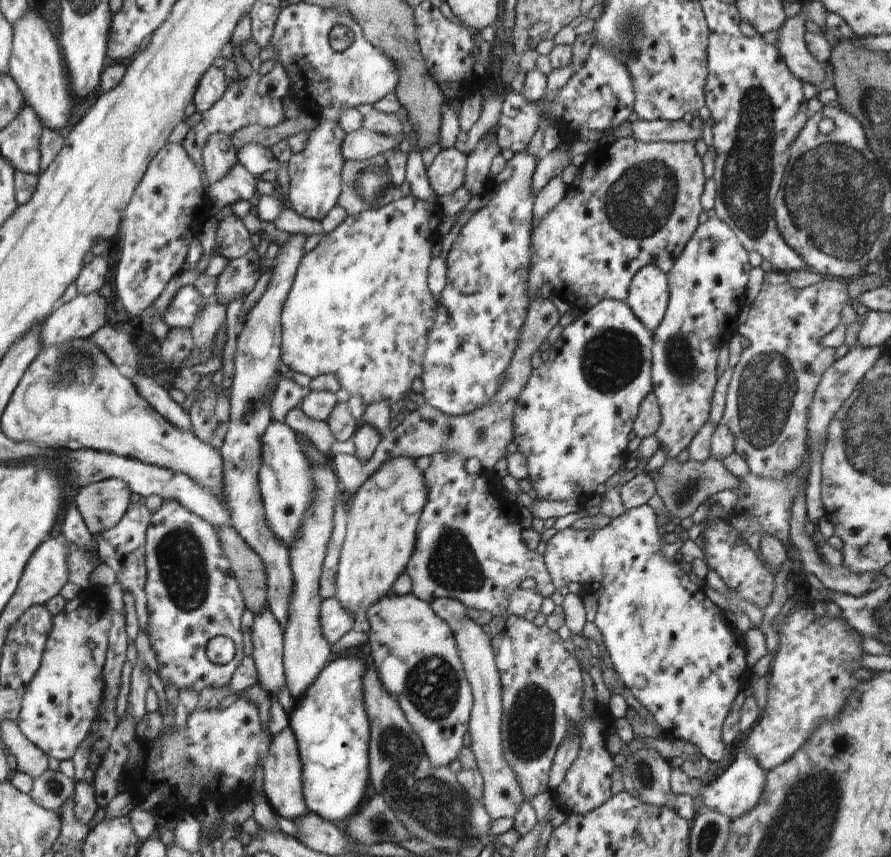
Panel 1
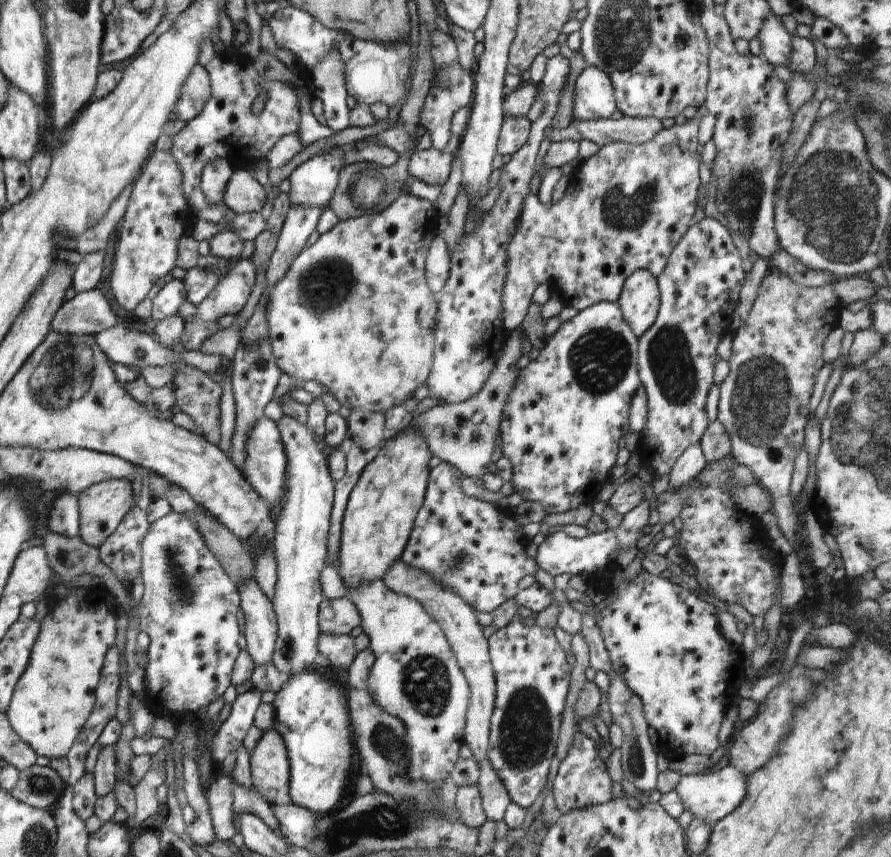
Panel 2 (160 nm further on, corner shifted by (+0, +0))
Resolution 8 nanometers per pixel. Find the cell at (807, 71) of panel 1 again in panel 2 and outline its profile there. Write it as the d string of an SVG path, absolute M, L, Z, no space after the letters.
M770 13L763 21L757 37L762 47L761 54L770 65L787 66L793 36L784 27L780 16Z

